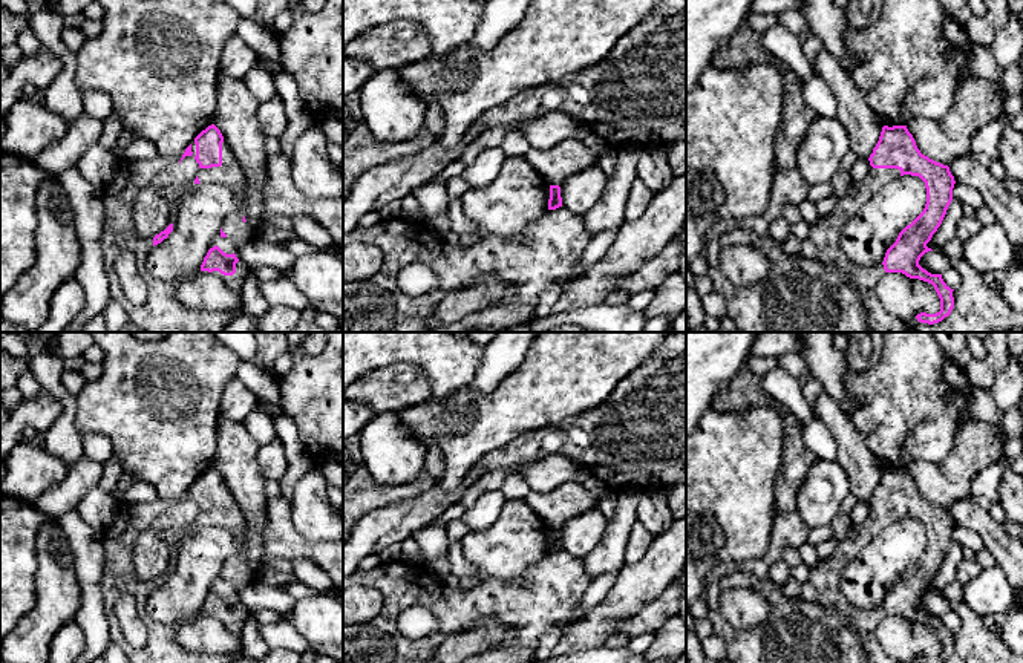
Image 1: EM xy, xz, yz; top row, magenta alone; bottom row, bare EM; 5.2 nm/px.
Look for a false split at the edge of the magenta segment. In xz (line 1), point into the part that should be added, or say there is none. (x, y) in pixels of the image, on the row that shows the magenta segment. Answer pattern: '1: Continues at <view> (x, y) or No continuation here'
1: No continuation here

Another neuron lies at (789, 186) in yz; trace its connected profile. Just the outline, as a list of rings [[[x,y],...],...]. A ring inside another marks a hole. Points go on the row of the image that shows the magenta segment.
[[[796,167],[776,173],[766,211],[760,216],[732,222],[732,228],[740,227],[760,237],[767,236],[770,224],[781,216],[786,205],[799,205],[802,201],[809,199],[809,187],[806,178]]]

